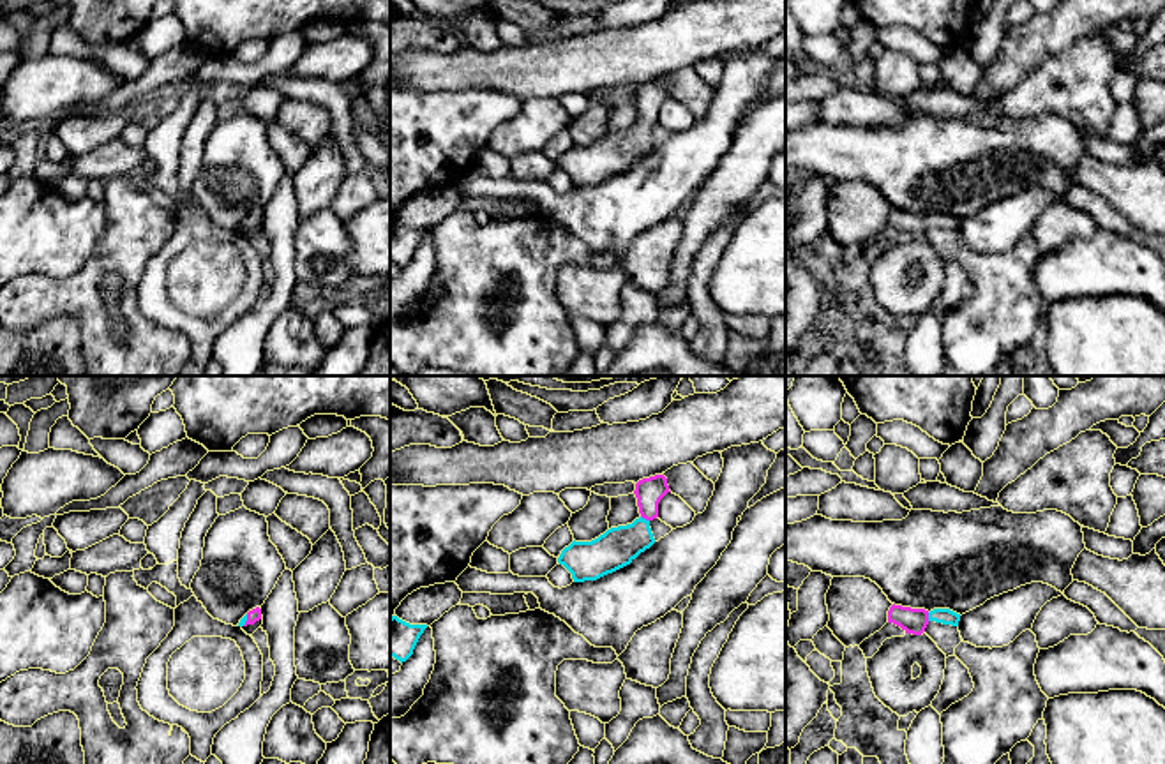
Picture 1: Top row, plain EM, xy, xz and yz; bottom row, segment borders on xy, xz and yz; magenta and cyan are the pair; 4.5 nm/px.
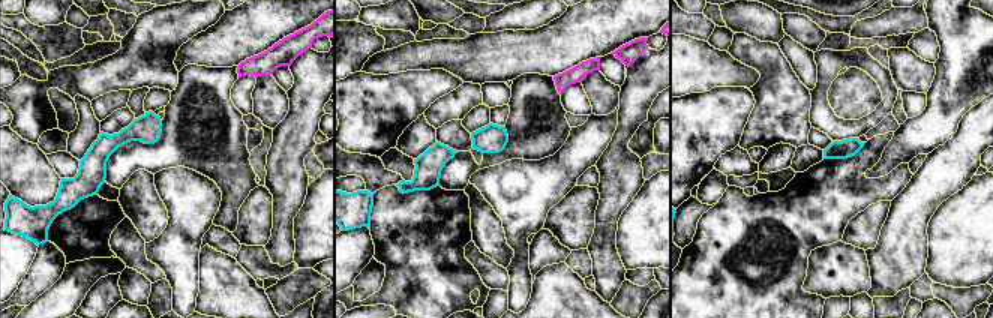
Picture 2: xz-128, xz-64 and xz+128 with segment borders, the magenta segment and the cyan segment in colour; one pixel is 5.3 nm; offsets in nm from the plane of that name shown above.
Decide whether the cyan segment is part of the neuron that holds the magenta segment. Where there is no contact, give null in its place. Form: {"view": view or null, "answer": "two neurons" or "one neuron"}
{"view": "xz", "answer": "one neuron"}

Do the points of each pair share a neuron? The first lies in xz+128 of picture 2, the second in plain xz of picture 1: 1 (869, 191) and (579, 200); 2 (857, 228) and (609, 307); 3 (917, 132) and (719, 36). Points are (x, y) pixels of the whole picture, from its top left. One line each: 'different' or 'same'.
1: different
2: different
3: different

